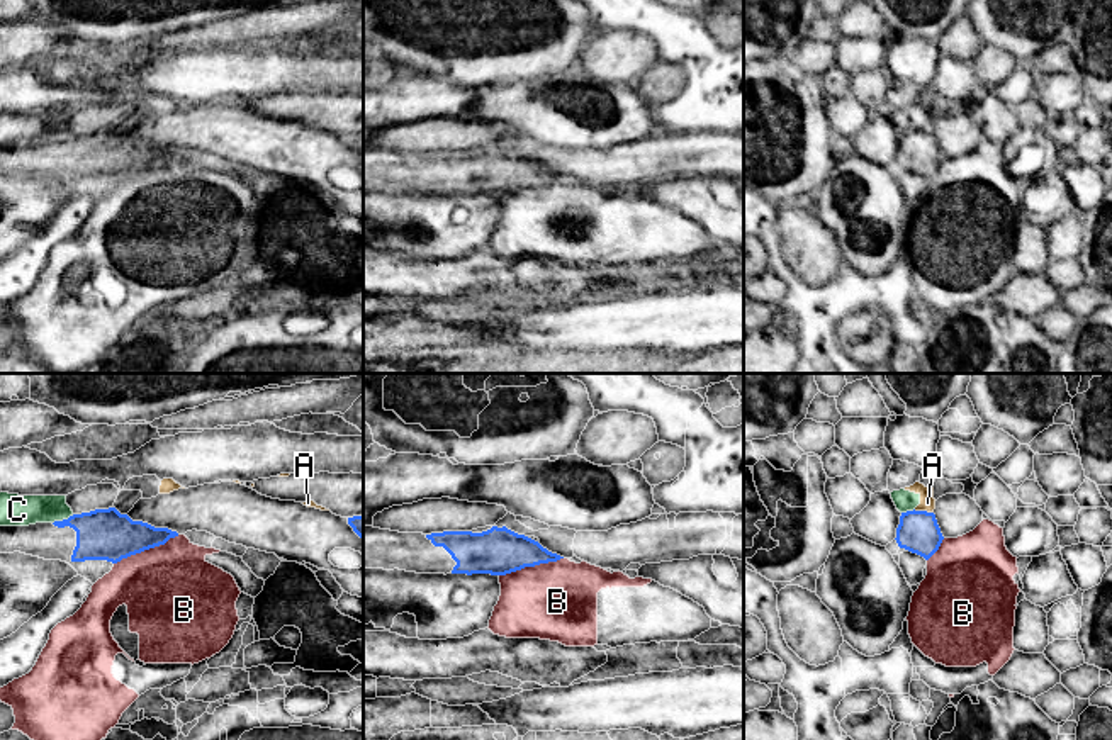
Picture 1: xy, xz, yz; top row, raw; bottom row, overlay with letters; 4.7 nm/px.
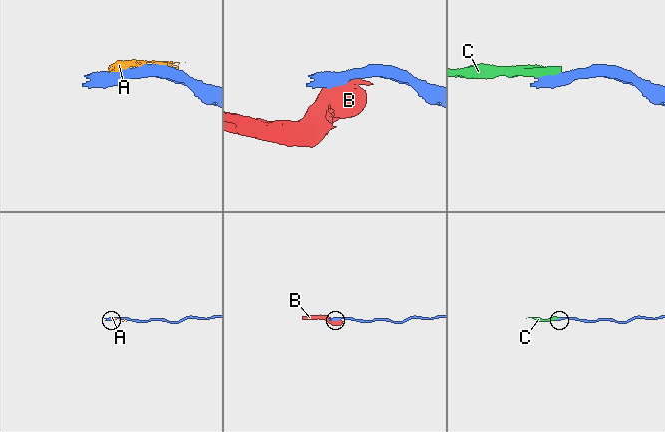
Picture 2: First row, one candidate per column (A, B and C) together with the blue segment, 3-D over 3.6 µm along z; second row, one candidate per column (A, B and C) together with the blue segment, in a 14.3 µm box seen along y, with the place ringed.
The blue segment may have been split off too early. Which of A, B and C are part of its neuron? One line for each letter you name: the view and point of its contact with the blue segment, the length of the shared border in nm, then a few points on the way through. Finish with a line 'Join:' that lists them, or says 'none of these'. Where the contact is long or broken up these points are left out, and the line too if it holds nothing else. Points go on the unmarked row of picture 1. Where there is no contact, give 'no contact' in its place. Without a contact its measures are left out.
Join: none of these

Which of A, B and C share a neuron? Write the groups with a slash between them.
A C / B

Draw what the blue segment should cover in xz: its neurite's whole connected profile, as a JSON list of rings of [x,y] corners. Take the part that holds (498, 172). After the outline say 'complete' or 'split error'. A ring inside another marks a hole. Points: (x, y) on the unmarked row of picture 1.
[[[363,146],[363,188],[506,195],[564,177],[506,146],[482,153],[399,153]]] | split error

